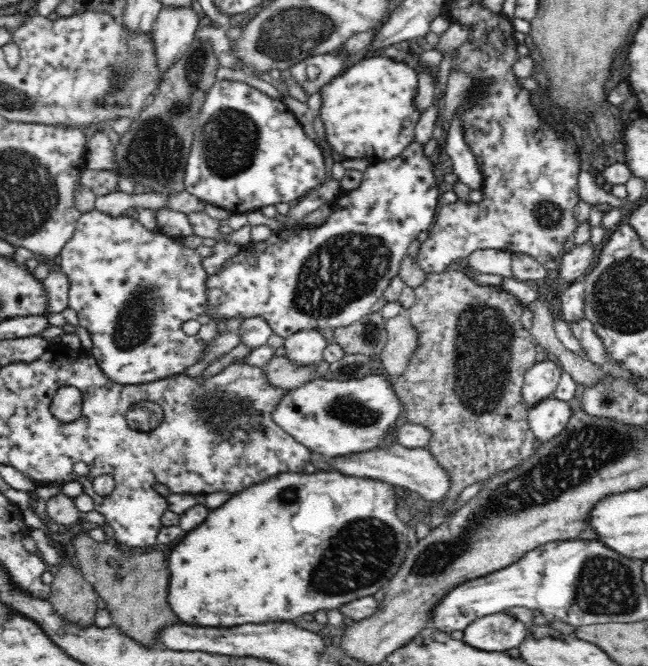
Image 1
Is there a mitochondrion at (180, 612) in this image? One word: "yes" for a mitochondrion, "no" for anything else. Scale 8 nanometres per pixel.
no

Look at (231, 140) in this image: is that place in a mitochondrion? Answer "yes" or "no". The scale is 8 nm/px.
yes

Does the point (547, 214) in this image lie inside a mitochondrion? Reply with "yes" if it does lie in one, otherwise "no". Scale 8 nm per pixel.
yes

